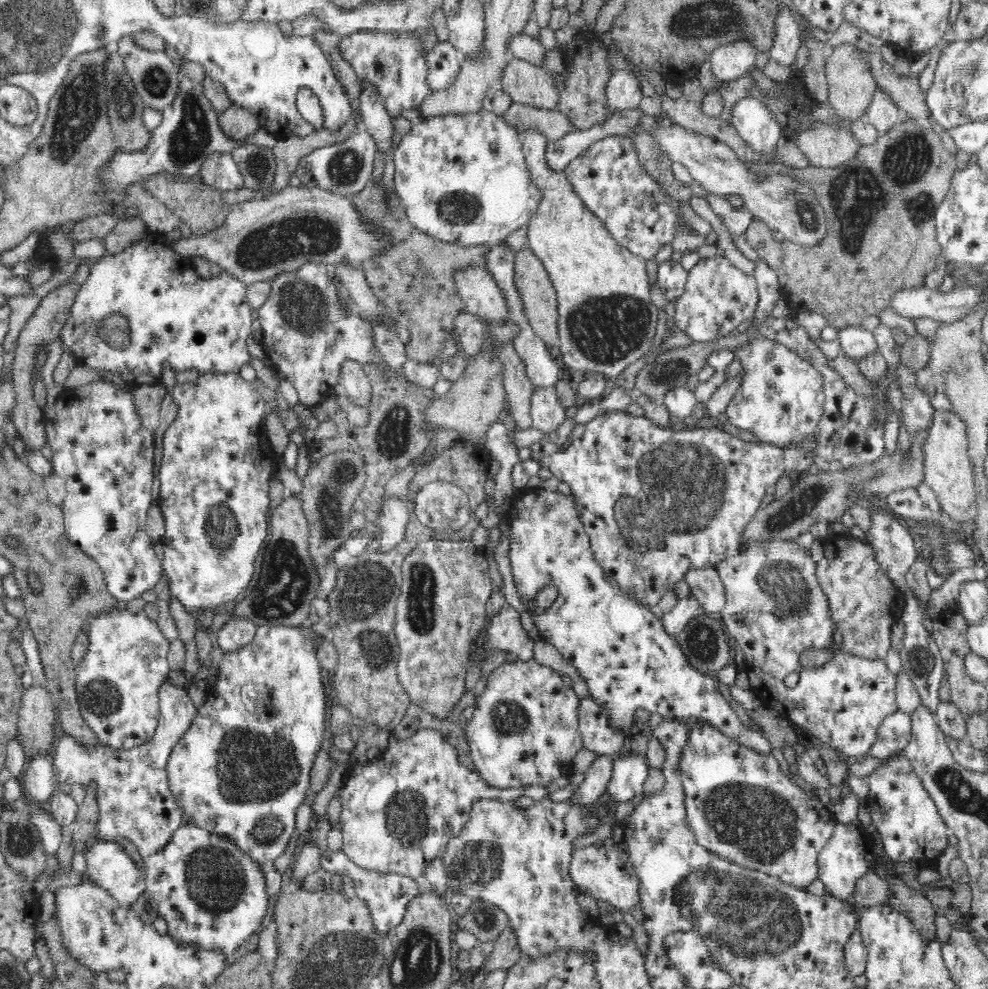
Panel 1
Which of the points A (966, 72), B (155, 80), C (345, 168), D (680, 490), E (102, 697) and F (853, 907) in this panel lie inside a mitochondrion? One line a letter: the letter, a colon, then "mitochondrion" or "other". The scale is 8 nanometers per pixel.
A: mitochondrion
B: mitochondrion
C: mitochondrion
D: mitochondrion
E: mitochondrion
F: other

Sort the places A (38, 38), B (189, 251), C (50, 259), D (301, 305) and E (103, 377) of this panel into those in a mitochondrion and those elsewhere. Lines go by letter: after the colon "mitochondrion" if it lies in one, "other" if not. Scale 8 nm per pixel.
A: mitochondrion
B: other
C: other
D: mitochondrion
E: other

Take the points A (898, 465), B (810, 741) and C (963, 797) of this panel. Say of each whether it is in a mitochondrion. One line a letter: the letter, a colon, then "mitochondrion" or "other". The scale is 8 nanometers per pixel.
A: mitochondrion
B: other
C: mitochondrion

